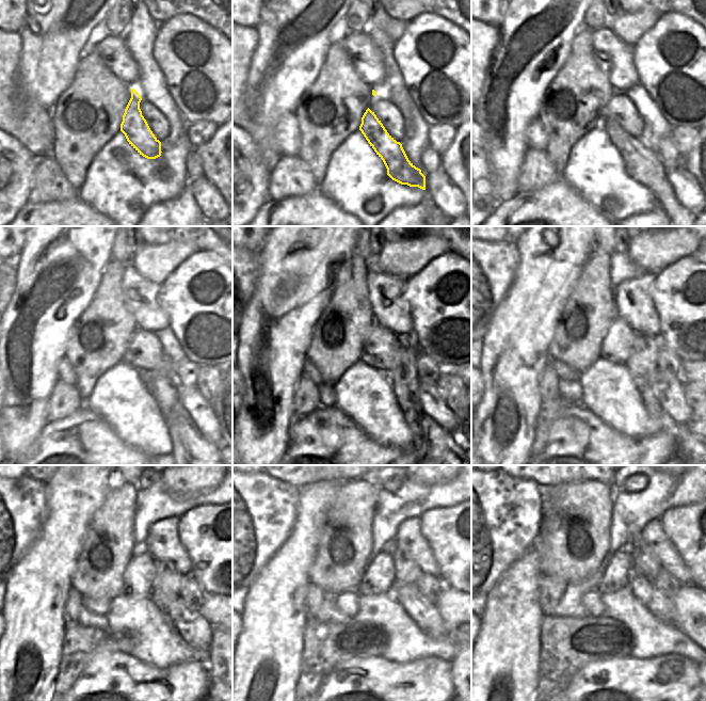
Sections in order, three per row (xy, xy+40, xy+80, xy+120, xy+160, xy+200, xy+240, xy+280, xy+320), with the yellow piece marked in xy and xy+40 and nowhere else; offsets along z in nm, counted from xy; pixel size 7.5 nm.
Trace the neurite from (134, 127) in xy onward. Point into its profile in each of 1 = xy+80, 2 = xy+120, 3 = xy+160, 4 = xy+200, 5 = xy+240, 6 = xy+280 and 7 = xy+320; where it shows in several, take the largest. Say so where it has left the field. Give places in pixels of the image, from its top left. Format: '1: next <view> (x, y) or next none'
1: next xy+80 (643, 164)
2: next xy+120 (162, 384)
3: next xy+160 (438, 443)
4: next xy+200 (642, 361)
5: next xy+240 (166, 587)
6: next xy+280 (407, 573)
7: next xy+320 (645, 567)

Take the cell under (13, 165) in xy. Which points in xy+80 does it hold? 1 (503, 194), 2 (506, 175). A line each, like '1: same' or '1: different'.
1: different
2: different

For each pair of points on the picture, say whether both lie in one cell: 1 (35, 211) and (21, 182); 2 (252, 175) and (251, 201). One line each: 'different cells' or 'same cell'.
1: different cells
2: same cell

